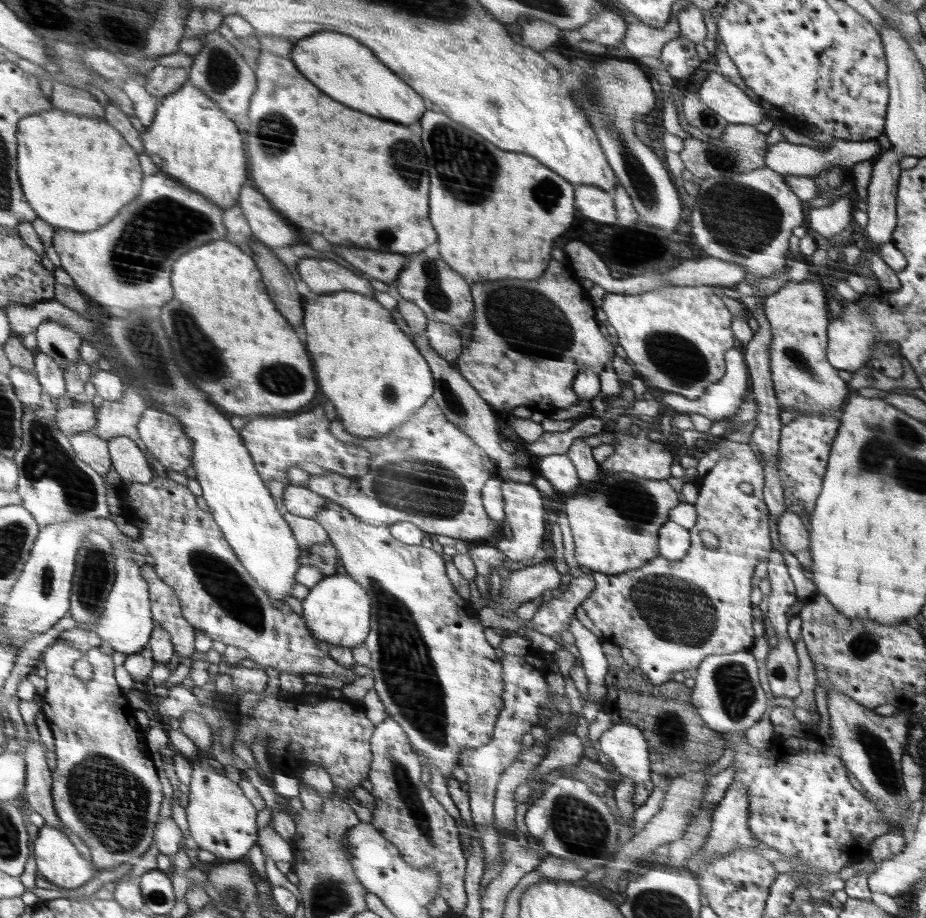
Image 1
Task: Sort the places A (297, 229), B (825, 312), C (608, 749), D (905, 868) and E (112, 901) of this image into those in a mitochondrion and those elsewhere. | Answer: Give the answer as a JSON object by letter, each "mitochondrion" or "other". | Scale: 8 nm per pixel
{"A":"other","B":"other","C":"other","D":"other","E":"other"}

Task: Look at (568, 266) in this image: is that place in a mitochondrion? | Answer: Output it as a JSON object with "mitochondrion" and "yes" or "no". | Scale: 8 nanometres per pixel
{"mitochondrion":"no"}

